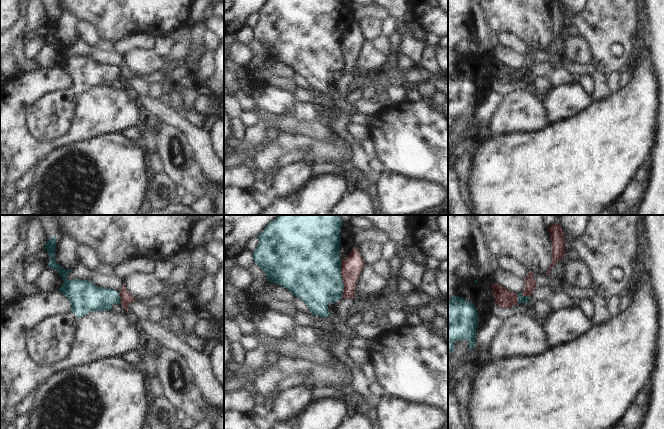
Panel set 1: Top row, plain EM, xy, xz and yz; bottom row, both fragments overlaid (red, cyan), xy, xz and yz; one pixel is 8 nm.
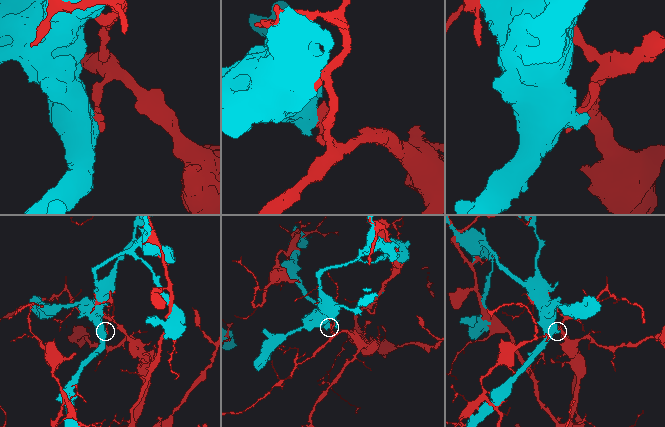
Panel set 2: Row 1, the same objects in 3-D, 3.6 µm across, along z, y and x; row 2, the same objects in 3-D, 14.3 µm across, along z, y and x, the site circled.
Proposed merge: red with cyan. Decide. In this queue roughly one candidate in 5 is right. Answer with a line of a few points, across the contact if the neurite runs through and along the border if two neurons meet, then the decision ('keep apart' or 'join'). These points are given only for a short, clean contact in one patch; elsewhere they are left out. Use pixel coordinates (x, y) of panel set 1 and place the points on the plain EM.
keep apart

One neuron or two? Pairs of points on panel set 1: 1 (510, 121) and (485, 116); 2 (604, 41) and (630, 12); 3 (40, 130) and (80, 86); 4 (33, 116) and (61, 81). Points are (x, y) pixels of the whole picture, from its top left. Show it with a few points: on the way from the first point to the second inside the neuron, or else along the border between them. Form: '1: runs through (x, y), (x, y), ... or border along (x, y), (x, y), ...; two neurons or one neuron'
1: border along (505, 97), (494, 112), (490, 127); two neurons
2: runs through (608, 34), (623, 19); one neuron
3: runs through (51, 119), (57, 115), (57, 111), (69, 97); one neuron
4: border along (70, 86), (62, 90), (47, 92), (32, 103); two neurons

